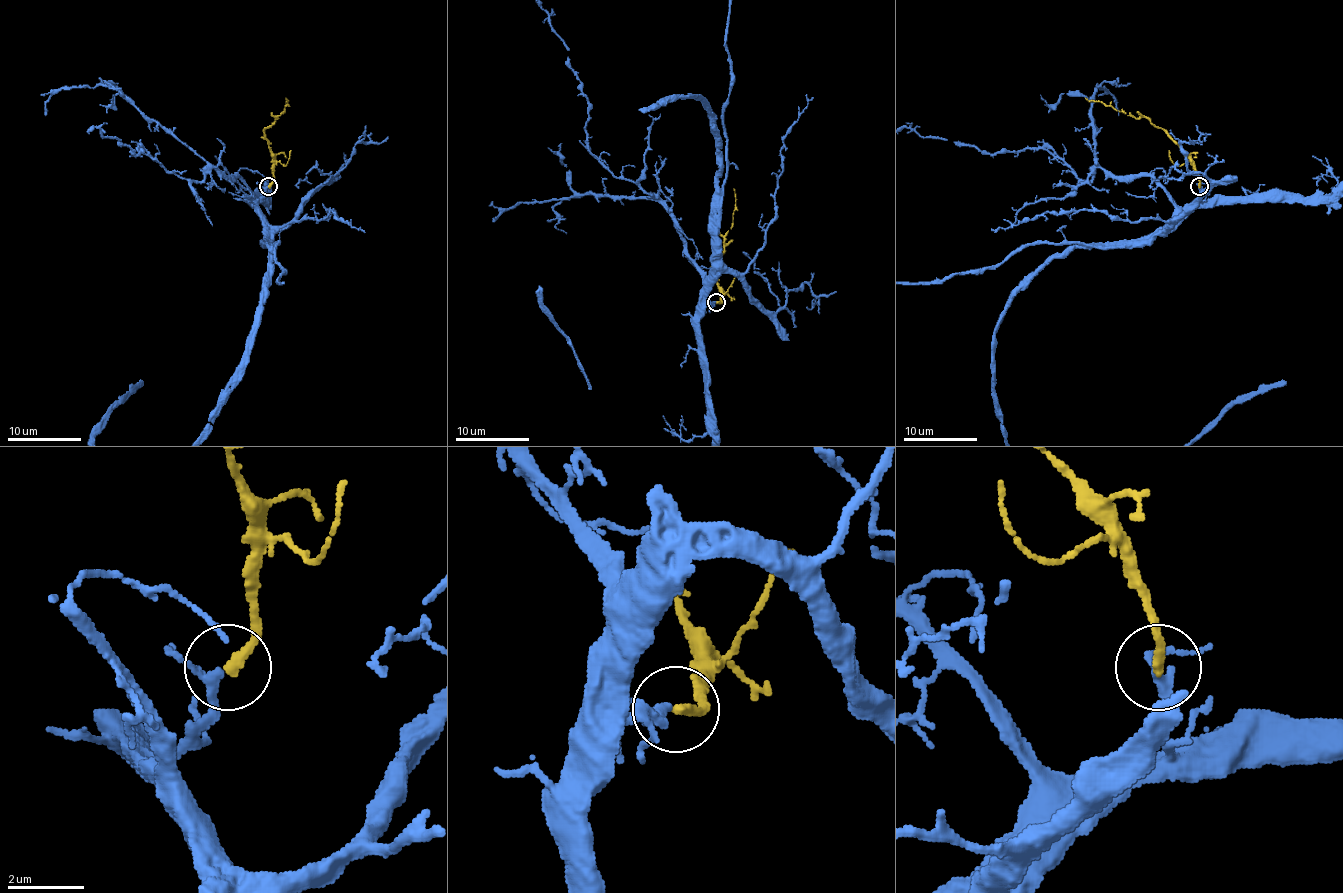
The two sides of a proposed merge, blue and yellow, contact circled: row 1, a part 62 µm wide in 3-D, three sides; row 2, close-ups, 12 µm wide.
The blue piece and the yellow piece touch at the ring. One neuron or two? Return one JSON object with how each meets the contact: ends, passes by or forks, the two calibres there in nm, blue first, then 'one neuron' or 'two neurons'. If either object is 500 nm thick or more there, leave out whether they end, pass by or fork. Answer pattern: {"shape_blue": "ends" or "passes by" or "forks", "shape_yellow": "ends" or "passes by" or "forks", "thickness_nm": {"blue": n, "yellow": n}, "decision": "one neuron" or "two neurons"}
{"shape_blue": "passes by", "shape_yellow": "ends", "thickness_nm": {"blue": 200, "yellow": 280}, "decision": "one neuron"}

